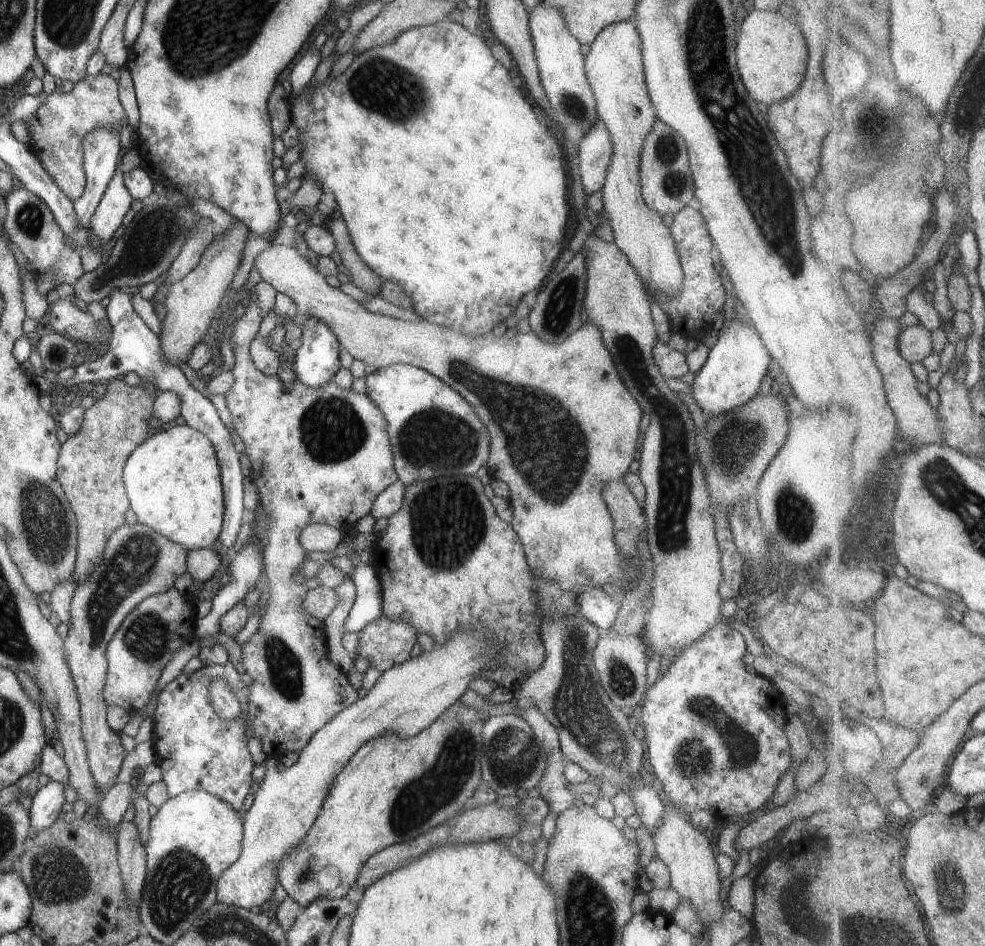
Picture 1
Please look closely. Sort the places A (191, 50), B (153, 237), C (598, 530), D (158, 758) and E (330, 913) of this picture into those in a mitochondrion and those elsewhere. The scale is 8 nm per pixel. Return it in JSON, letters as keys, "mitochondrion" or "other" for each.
{"A":"mitochondrion","B":"mitochondrion","C":"other","D":"other","E":"other"}

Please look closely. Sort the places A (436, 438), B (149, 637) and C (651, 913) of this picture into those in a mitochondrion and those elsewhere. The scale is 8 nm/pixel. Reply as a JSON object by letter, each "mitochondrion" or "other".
{"A":"mitochondrion","B":"mitochondrion","C":"other"}

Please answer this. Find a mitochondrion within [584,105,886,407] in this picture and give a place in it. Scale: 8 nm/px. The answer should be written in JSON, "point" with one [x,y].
{"point":[667,146]}

